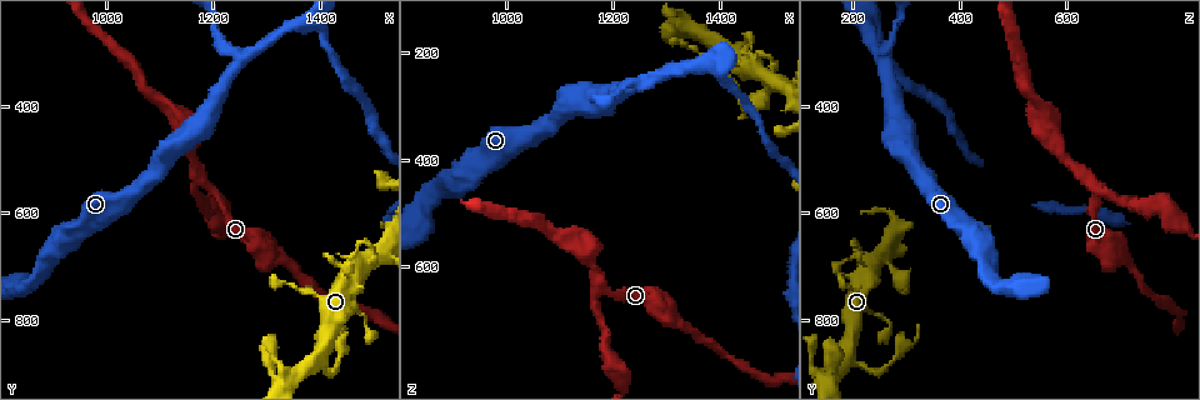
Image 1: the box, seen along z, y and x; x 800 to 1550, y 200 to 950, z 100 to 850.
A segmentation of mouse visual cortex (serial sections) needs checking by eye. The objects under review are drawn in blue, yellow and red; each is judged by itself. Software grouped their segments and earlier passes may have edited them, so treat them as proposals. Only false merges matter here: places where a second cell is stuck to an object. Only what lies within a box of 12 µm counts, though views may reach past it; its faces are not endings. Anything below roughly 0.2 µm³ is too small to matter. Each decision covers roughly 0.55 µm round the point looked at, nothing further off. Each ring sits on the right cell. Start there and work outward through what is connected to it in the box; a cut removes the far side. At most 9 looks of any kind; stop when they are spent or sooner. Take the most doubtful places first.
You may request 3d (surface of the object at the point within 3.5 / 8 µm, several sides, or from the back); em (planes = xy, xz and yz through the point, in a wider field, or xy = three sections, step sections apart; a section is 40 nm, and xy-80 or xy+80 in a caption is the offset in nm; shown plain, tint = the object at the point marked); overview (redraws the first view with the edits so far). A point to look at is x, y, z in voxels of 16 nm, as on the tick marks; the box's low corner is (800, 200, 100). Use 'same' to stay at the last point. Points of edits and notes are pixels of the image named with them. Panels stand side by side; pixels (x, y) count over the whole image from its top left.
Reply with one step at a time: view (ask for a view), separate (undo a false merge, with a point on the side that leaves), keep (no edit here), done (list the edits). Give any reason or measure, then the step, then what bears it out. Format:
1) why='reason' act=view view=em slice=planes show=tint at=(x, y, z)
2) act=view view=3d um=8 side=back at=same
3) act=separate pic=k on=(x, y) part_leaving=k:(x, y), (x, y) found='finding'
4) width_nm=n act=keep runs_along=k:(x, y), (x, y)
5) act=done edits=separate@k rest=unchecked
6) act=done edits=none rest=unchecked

why='arms part here' act=view view=3d um=3.5 at=(1180, 540, 645)

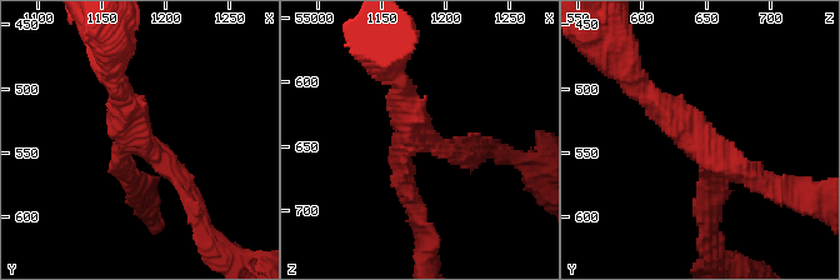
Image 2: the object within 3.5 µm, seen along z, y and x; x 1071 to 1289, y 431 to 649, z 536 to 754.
arms=3 arm_widths_nm=250,250,300 act=view view=em slice=planes show=tint at=(1182, 540, 642)

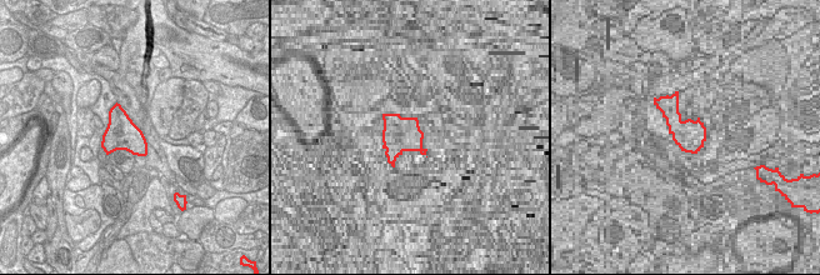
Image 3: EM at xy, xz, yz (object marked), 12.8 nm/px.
act=keep runs_along=2:(718, 198), (695, 140), (638, 83) found='continuous, no second cell'

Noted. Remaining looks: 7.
why='abrupt turn' act=view view=3d um=8 at=(1255, 315, 255)

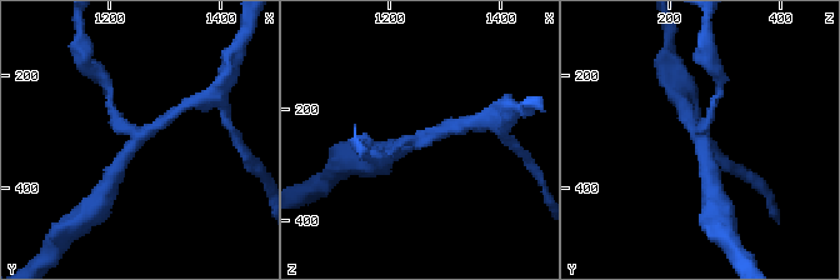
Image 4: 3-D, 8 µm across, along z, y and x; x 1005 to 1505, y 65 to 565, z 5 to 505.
why='closer look' act=view view=3d um=3.5 side=back at=(1250, 315, 260)

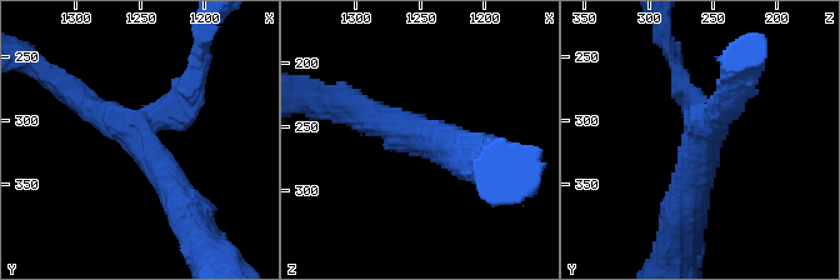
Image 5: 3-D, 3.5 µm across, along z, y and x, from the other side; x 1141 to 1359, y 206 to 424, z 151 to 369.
act=view view=em slice=xy step=5 show=tint at=(1250, 314, 258)

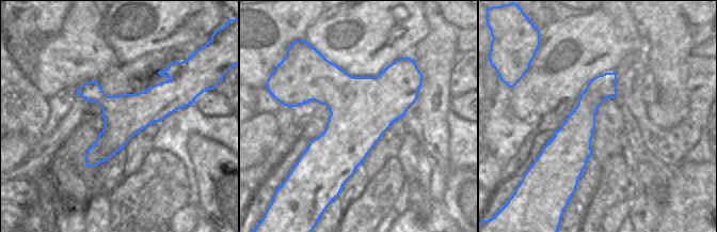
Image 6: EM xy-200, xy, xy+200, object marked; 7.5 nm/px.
width_nm=480 act=keep runs_along=6:(614, 75), (574, 136), (571, 180) found='one cell here'

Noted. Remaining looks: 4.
why='four-way junction' act=view view=3d um=8 at=(1515, 670, 260)

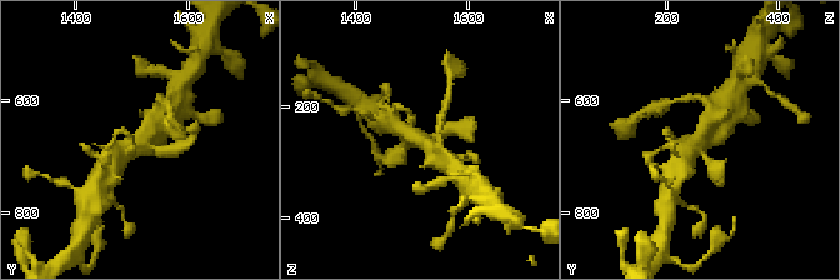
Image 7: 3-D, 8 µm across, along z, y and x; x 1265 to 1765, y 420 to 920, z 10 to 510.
act=view view=em slice=planes show=tint at=(1505, 665, 255)

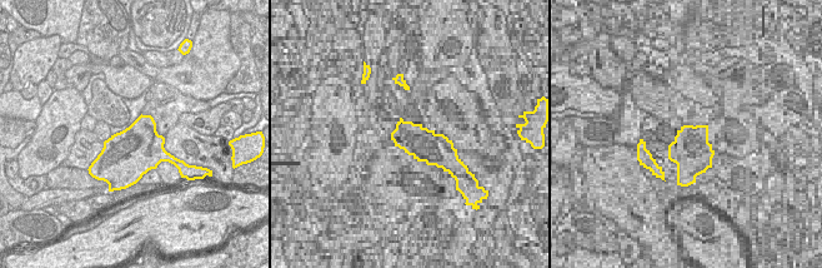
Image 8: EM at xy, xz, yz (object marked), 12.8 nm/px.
act=keep runs_along=7:(110, 161), (159, 118), (155, 115) found='one cell here'

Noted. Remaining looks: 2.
why='thick turns thin' act=view view=em slice=xy step=2 show=tint at=(1190, 585, 750)

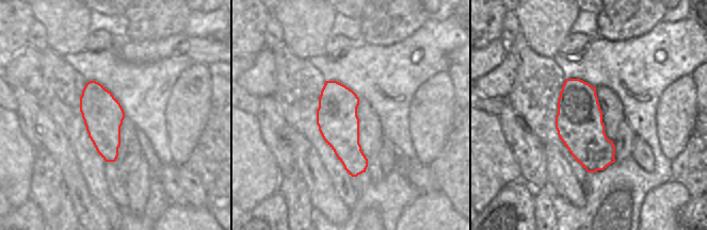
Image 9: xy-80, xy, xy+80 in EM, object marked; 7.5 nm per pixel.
act=view view=3d um=3.5 at=same

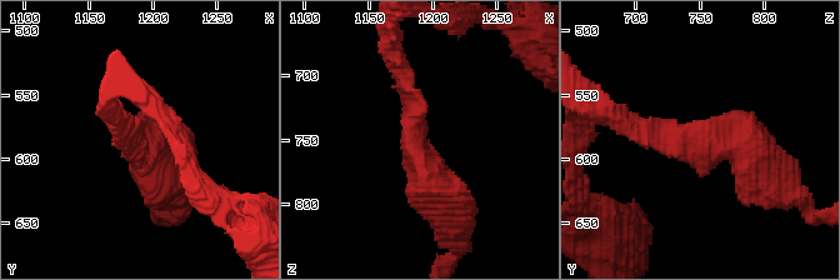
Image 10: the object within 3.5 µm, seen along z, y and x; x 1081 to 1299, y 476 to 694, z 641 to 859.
width_nm=300 act=keep runs_along=10:(399, 70), (414, 154), (449, 209) found='all the same cell'

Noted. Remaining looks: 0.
act=done edits=none rest=unchecked

